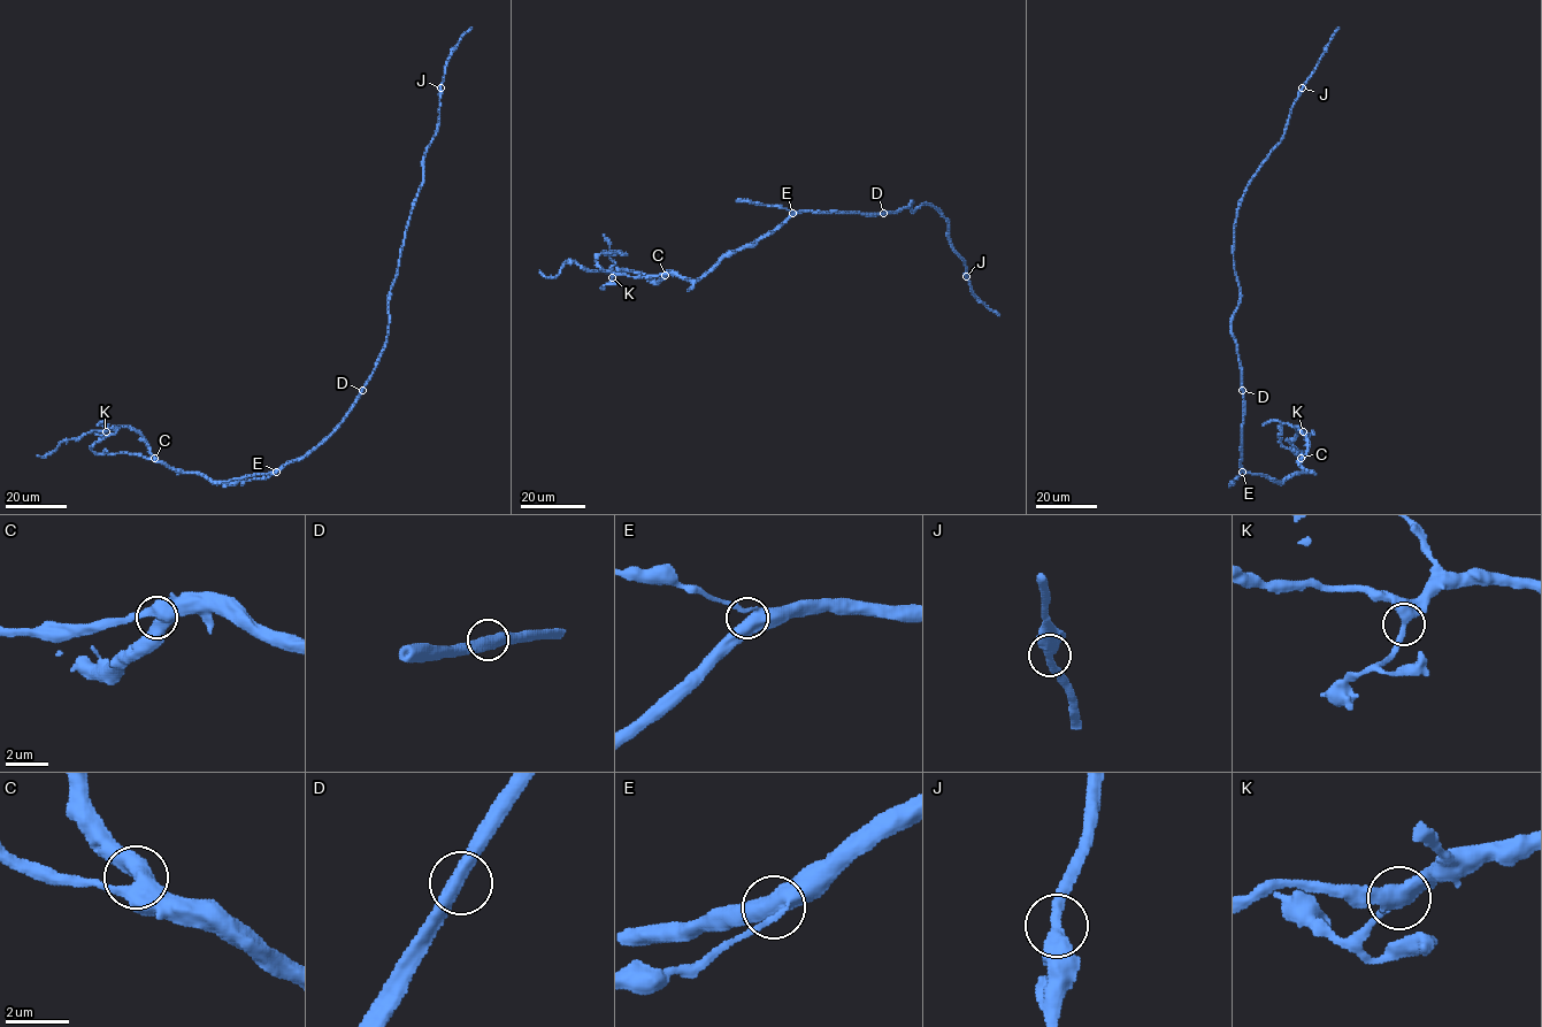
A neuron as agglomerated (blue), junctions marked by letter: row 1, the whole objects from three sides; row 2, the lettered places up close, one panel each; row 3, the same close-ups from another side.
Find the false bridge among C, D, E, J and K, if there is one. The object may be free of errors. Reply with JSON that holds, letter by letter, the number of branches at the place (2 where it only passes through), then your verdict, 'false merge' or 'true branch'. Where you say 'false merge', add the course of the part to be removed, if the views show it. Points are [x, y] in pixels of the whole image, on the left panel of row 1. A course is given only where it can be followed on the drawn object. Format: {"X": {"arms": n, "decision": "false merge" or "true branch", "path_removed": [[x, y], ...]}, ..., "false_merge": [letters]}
{"C": {"arms": 3, "decision": "true branch"}, "D": {"arms": 2, "decision": "true branch"}, "E": {"arms": 3, "decision": "true branch"}, "J": {"arms": 2, "decision": "true branch"}, "K": {"arms": 3, "decision": "true branch"}, "false_merge": []}

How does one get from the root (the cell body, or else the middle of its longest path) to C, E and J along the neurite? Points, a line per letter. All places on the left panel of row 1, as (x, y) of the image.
C: (361, 390), (352, 408), (328, 436), (302, 457), (267, 474), (209, 481), (199, 474), (173, 470), (154, 458)
E: (361, 390), (352, 408), (328, 436), (276, 472)
J: (361, 390), (375, 367), (389, 330), (390, 289), (412, 202), (422, 182), (424, 152), (439, 120), (440, 87)

